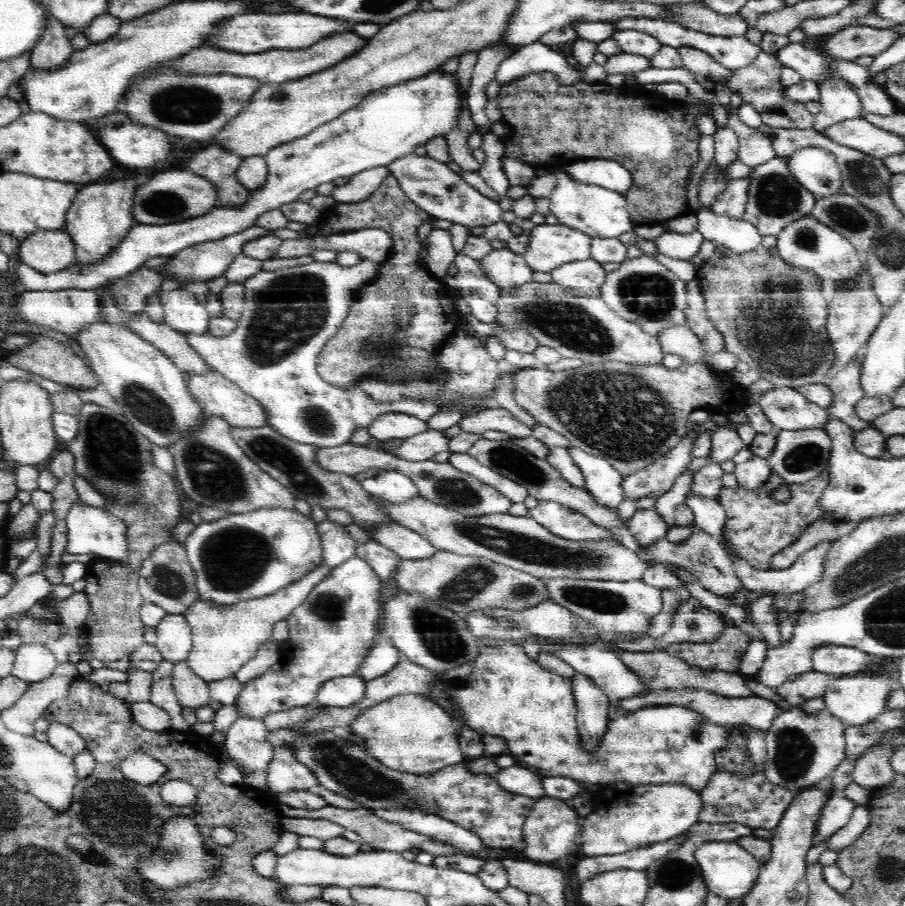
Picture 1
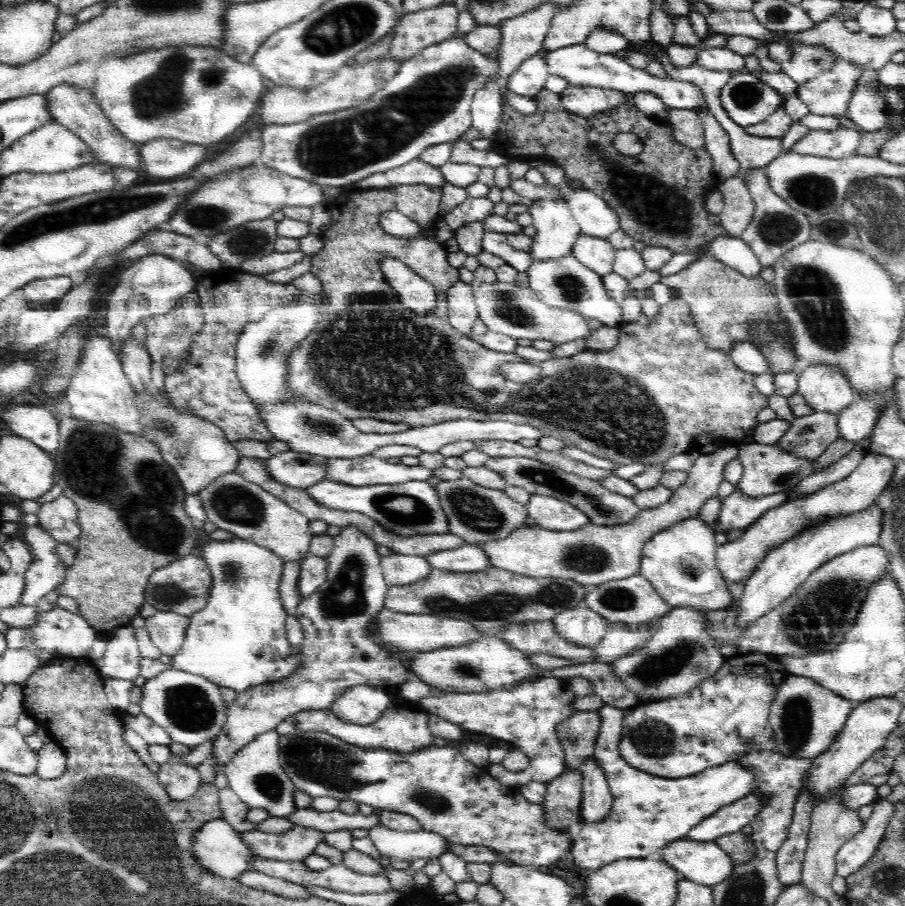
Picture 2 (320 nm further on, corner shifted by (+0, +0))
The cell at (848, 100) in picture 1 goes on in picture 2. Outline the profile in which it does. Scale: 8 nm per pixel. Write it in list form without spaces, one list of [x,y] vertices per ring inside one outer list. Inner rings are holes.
[[[842,126],[838,130],[811,130],[810,134],[794,144],[791,151],[798,154],[823,156],[828,159],[842,159],[863,153],[862,150],[857,150],[858,146],[860,146],[860,141],[856,135]]]

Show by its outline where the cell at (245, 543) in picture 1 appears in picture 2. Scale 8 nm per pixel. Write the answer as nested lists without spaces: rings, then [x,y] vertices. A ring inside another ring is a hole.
[[[234,538],[234,540],[217,540],[212,539],[207,545],[201,546],[201,556],[206,561],[210,573],[212,573],[212,588],[210,588],[210,598],[208,598],[208,604],[191,614],[190,622],[187,628],[186,640],[180,652],[172,656],[170,663],[166,665],[166,669],[170,671],[184,671],[190,673],[190,675],[197,675],[204,677],[204,679],[210,680],[213,684],[216,684],[218,687],[232,688],[236,693],[242,693],[248,691],[249,689],[260,687],[262,684],[273,684],[280,683],[285,679],[288,679],[297,669],[300,669],[303,666],[303,661],[301,660],[301,653],[299,652],[300,648],[296,645],[292,645],[286,637],[286,627],[285,620],[289,615],[284,609],[284,605],[281,603],[279,586],[281,579],[281,570],[284,566],[283,560],[277,555],[274,554],[269,548],[264,548],[263,546],[258,546],[249,540],[244,540],[243,538]]]

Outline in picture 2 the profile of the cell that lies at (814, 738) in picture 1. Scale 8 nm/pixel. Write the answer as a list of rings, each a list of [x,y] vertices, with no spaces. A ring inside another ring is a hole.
[[[790,674],[778,688],[769,711],[770,727],[776,737],[775,750],[809,762],[828,750],[854,708],[853,701],[840,697],[812,679]]]

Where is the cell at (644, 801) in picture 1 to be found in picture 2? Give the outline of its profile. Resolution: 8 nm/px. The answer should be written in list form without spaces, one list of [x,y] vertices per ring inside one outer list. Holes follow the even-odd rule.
[[[605,704],[603,708],[597,711],[602,719],[600,724],[600,732],[596,737],[594,748],[592,751],[593,760],[601,768],[601,771],[608,781],[608,789],[613,797],[613,804],[610,814],[606,816],[606,820],[598,822],[598,824],[581,824],[576,829],[571,830],[570,839],[572,839],[572,856],[574,856],[574,864],[585,868],[587,872],[593,872],[622,859],[639,859],[644,857],[654,857],[659,850],[672,841],[682,839],[686,836],[686,832],[690,828],[694,828],[700,821],[706,820],[712,813],[718,812],[720,808],[727,804],[732,804],[744,796],[753,792],[756,783],[754,771],[746,765],[742,765],[740,761],[732,761],[715,767],[707,768],[693,776],[683,778],[663,778],[653,776],[640,769],[634,768],[626,763],[620,755],[620,740],[622,738],[623,721],[626,714],[625,710],[614,708]]]

